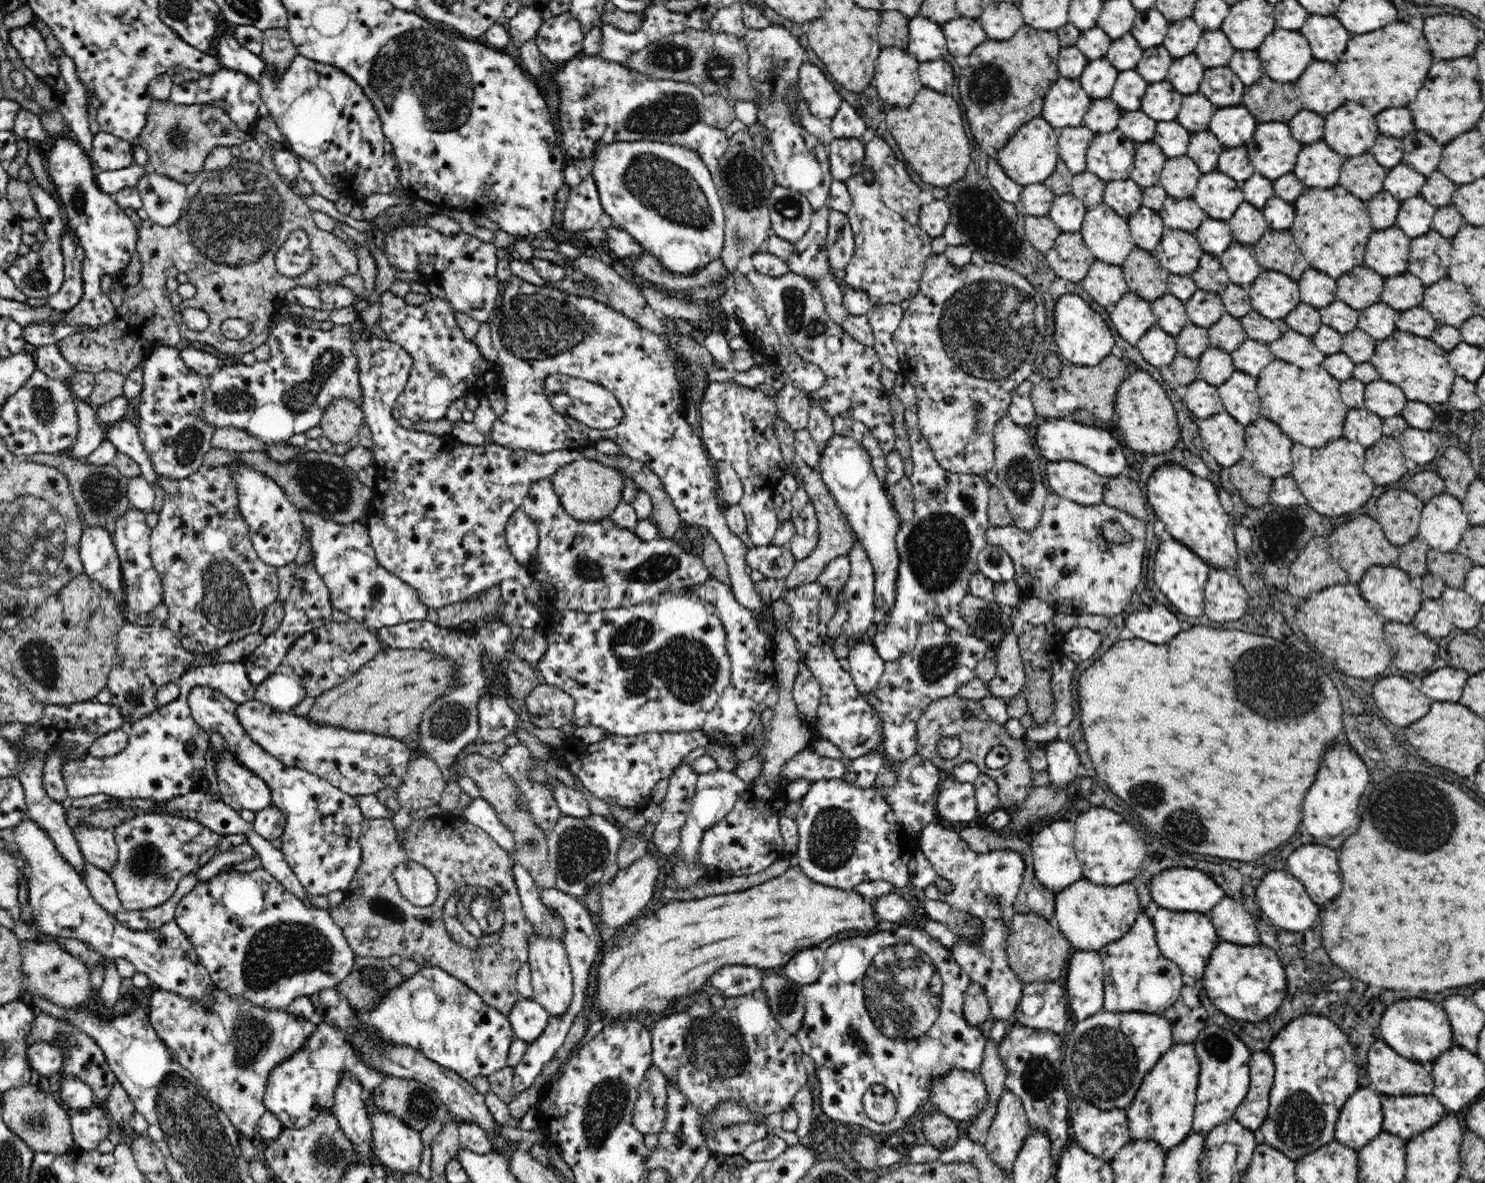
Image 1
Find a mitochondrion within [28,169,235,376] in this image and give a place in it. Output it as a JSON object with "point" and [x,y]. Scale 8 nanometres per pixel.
{"point":[79,196]}

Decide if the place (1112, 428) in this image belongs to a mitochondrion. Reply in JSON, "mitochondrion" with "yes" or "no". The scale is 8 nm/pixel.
{"mitochondrion":"no"}

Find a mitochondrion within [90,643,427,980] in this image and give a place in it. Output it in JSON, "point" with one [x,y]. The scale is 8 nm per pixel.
{"point":[145,862]}

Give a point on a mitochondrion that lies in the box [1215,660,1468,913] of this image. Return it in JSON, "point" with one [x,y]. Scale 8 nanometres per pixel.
{"point":[1405,811]}

